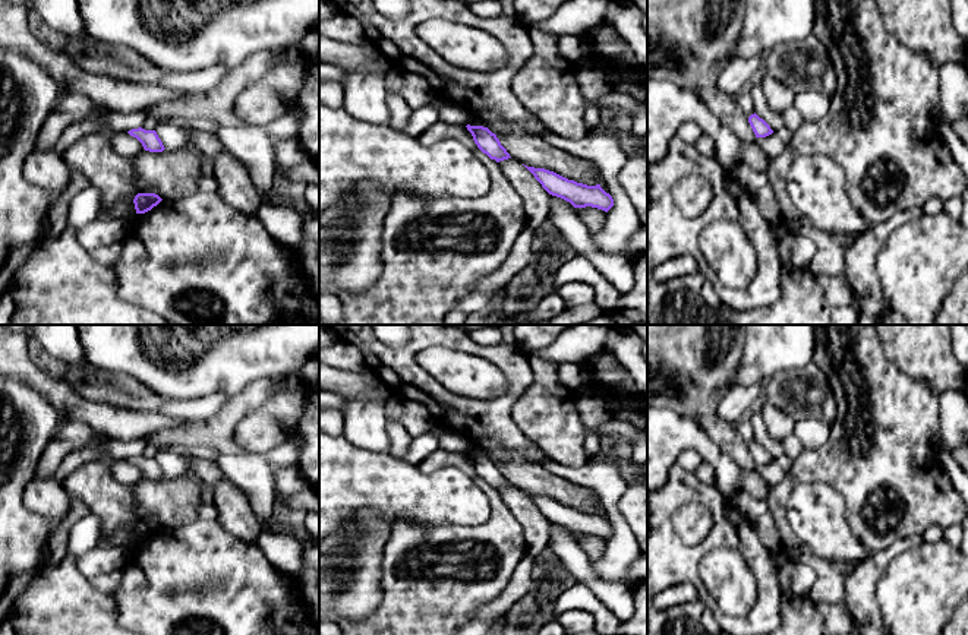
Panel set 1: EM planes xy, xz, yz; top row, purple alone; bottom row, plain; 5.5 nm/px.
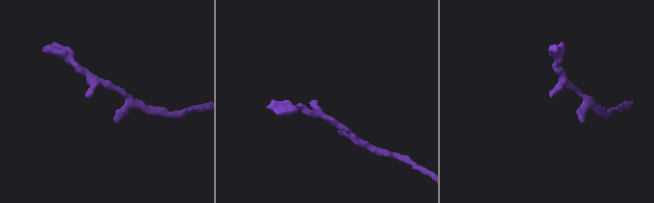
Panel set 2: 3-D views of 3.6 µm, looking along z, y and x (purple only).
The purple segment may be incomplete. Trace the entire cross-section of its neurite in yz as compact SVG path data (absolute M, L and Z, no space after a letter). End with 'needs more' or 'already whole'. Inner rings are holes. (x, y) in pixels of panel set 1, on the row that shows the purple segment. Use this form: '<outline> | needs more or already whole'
M756 113L748 117L748 123L756 138L766 138L773 133L770 126L763 119L760 119Z | already whole

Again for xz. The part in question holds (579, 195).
M524 167L549 195L570 202L574 208L592 206L608 212L614 206L612 196L606 193L600 184L587 186L545 168Z | already whole

